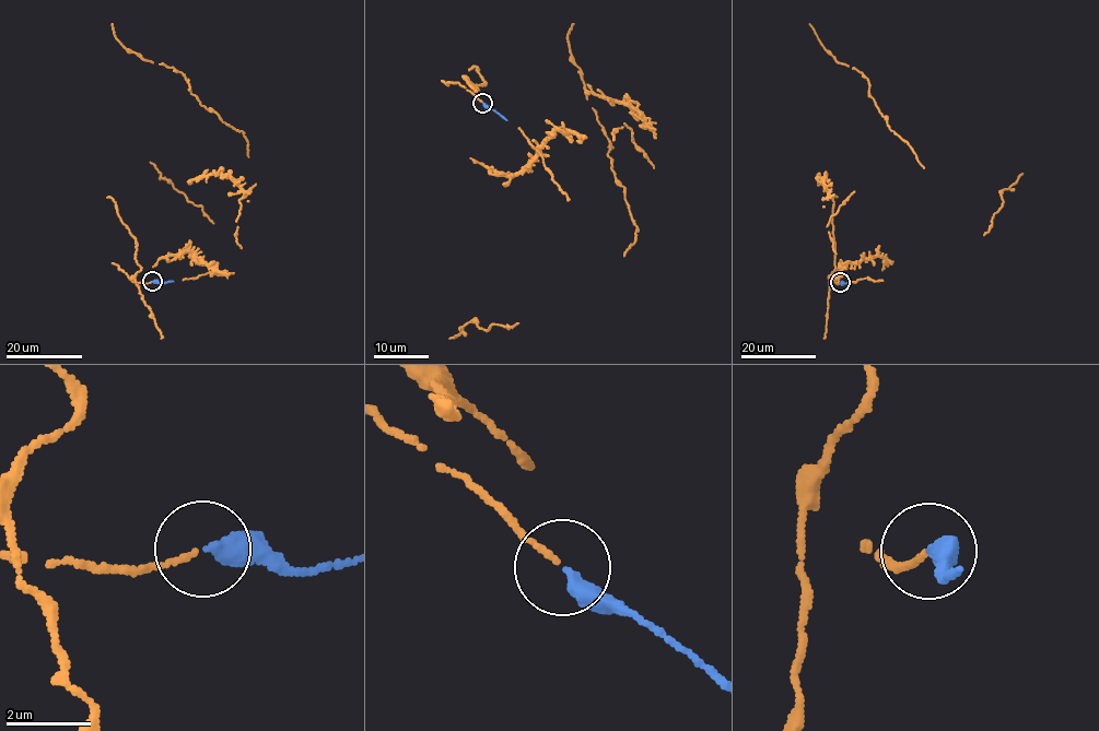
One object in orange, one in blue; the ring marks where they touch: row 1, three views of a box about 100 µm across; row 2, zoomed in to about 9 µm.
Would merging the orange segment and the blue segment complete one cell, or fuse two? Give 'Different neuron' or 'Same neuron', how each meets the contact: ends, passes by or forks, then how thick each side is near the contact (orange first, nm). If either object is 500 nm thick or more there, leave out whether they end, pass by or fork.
Same neuron. At the ring orange ends. At the ring blue ends. Thickness 120 nm (orange) against 360 nm

